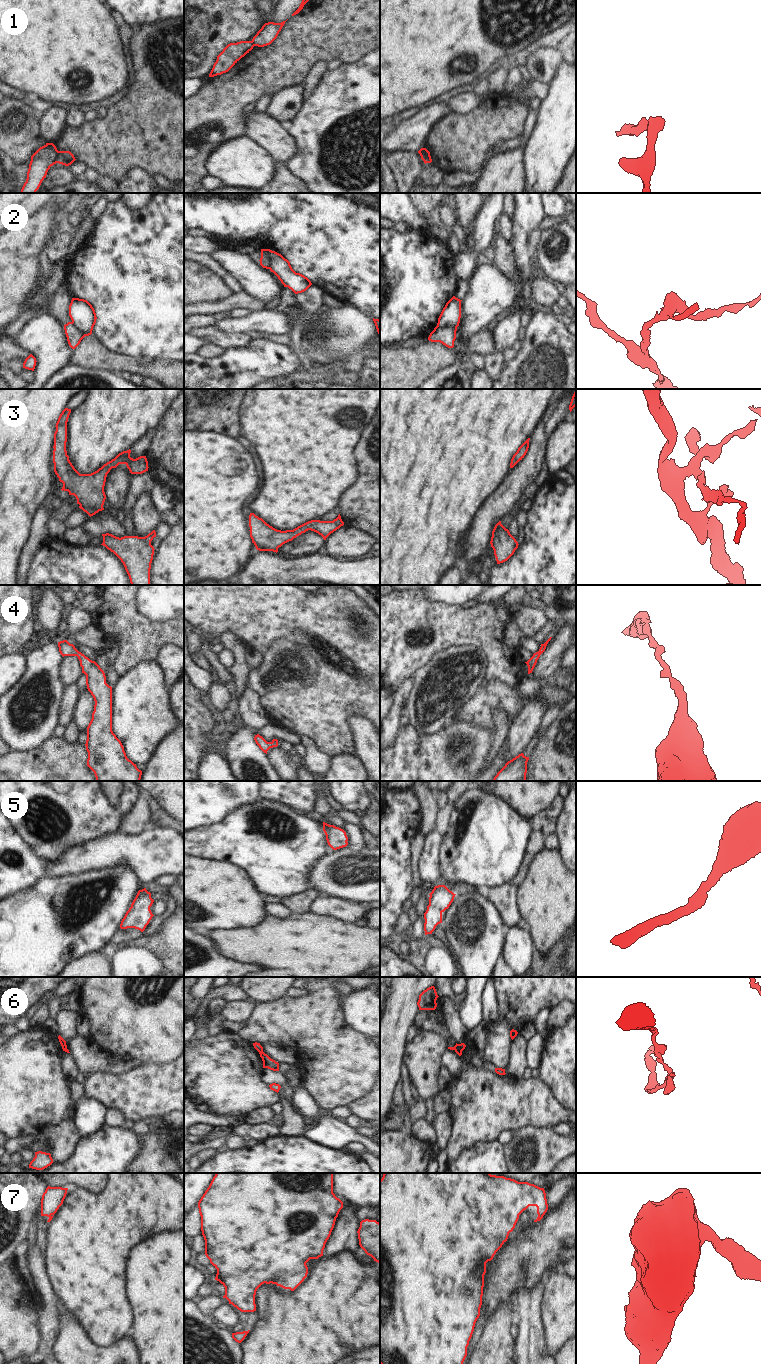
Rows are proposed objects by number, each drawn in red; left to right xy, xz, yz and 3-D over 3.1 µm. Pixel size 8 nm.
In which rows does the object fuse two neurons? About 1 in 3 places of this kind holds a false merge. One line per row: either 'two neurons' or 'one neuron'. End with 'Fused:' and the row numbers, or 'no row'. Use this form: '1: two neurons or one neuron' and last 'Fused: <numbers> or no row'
1: two neurons
2: two neurons
3: one neuron
4: one neuron
5: one neuron
6: two neurons
7: one neuron
Fused: 1, 2, 6

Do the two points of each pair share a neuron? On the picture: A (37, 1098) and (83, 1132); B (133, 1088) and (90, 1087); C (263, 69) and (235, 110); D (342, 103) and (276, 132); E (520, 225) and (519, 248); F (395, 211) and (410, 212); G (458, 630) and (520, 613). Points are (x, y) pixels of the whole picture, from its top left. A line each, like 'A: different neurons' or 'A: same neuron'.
A: different neurons
B: same neuron
C: same neuron
D: different neurons
E: same neuron
F: same neuron
G: different neurons

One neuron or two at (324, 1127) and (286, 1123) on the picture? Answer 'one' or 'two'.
two

